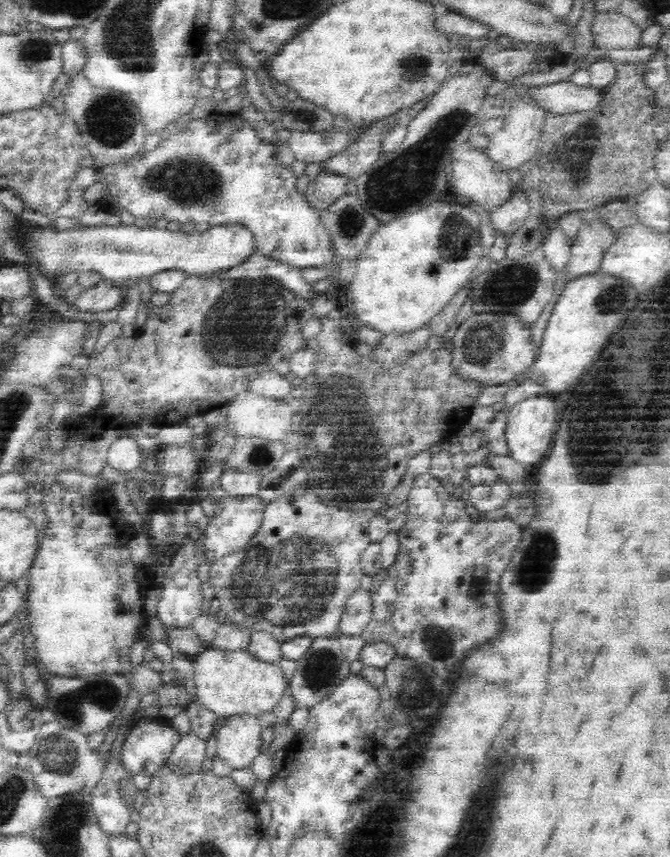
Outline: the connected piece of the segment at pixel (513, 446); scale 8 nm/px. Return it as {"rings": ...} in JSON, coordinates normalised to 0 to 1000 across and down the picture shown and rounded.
{"rings":[[[793,460],[755,475],[751,505],[758,529],[782,544],[794,545],[815,530],[824,505],[830,502],[836,482],[836,464],[819,460]]]}

